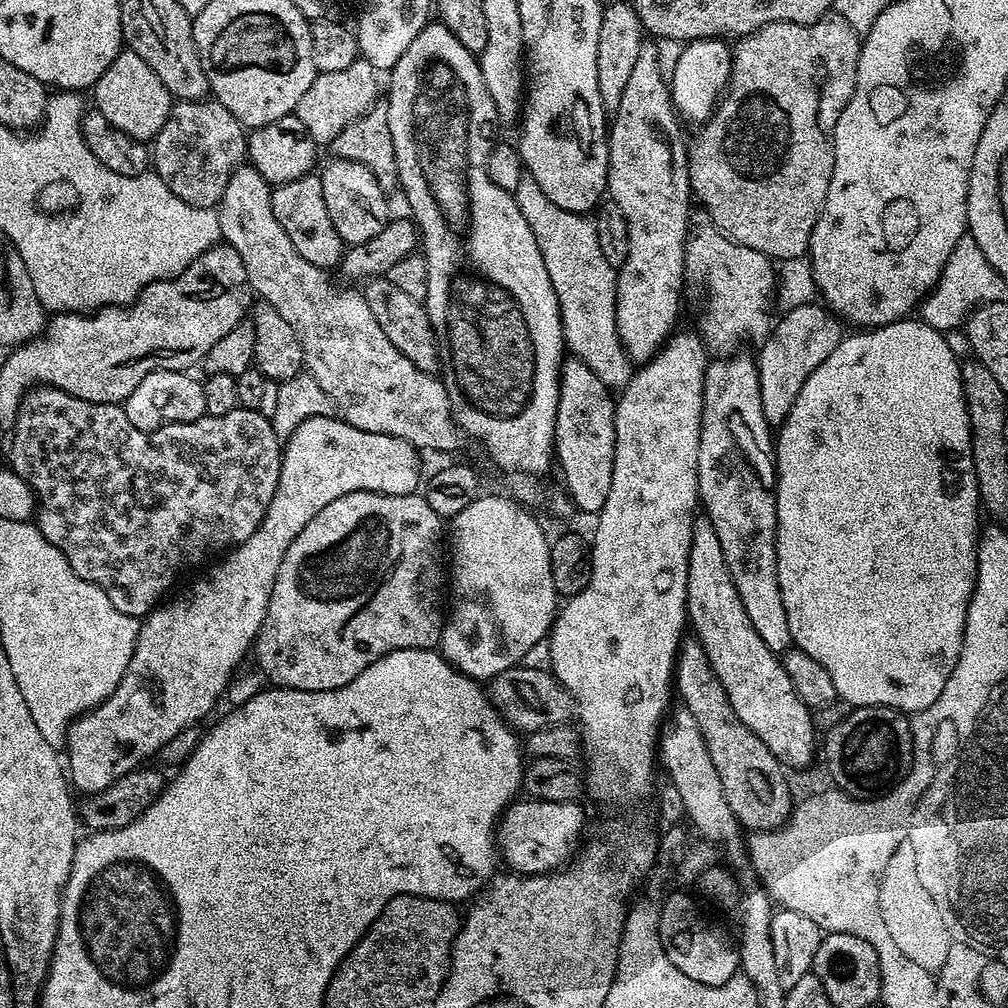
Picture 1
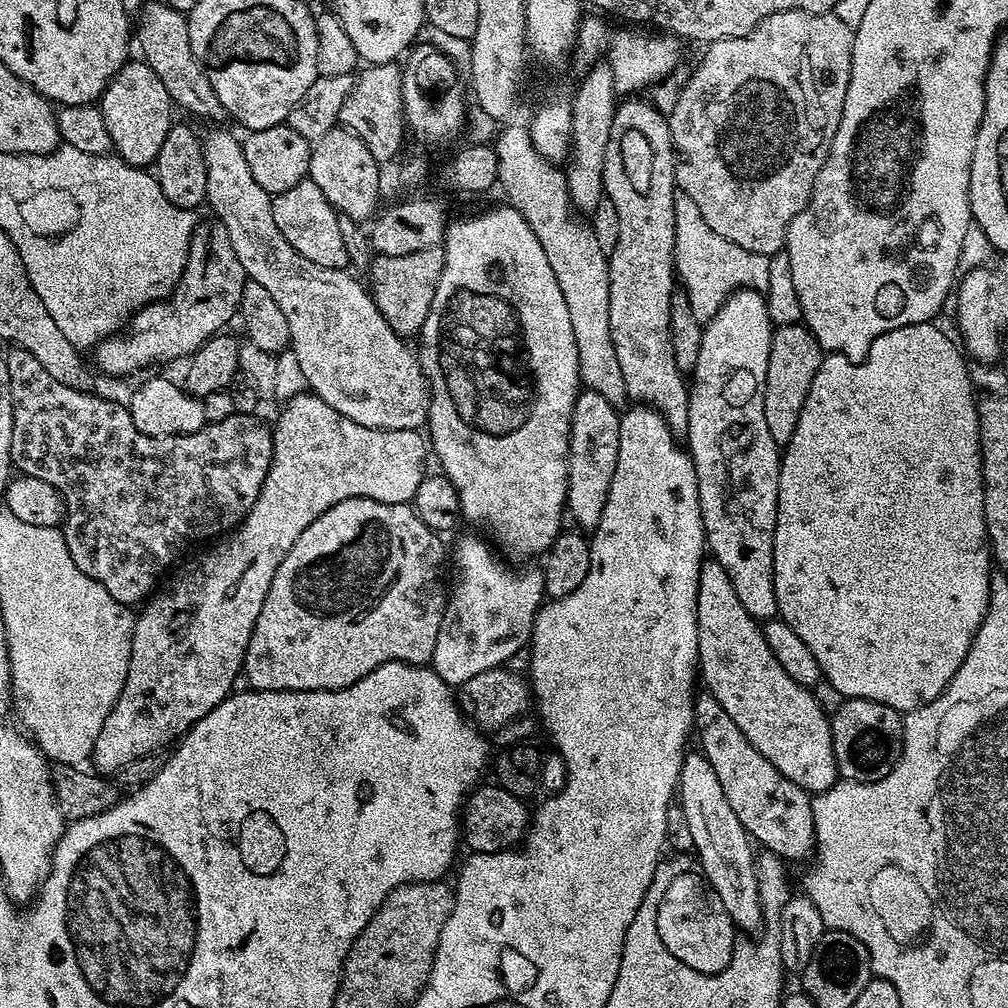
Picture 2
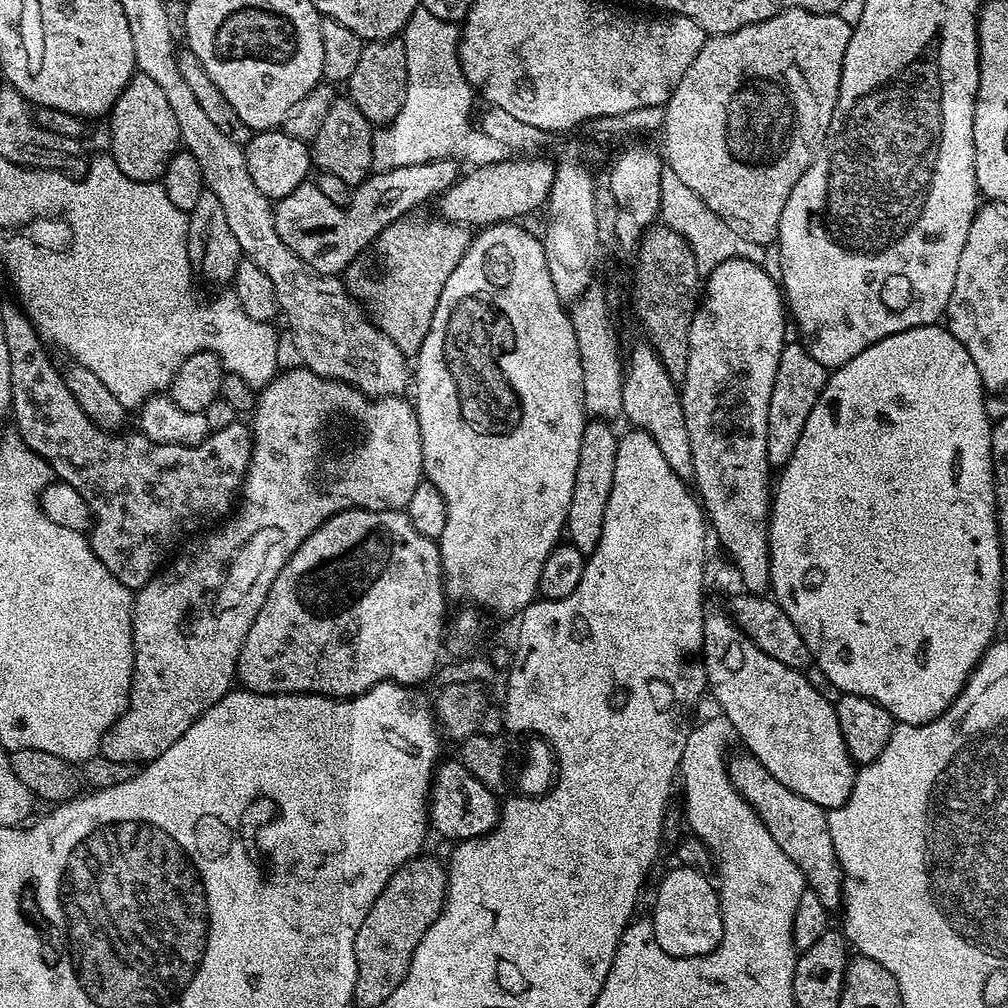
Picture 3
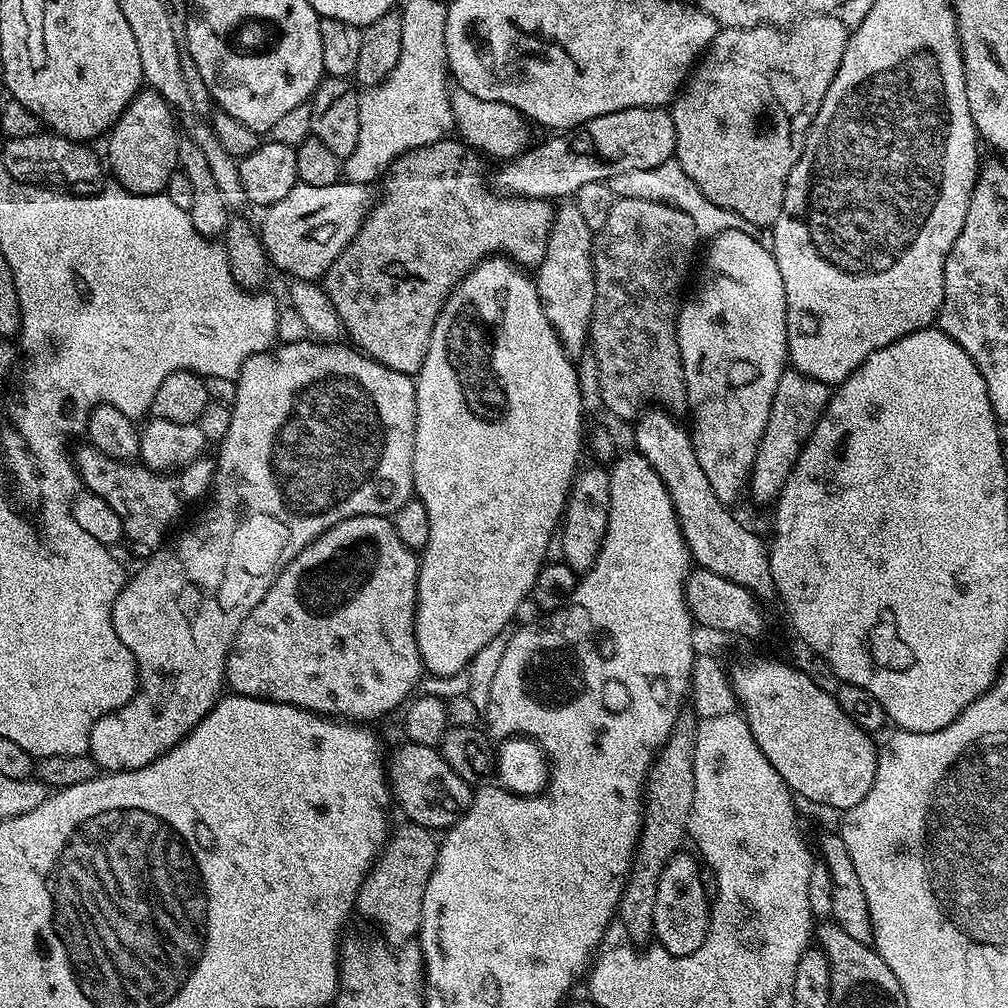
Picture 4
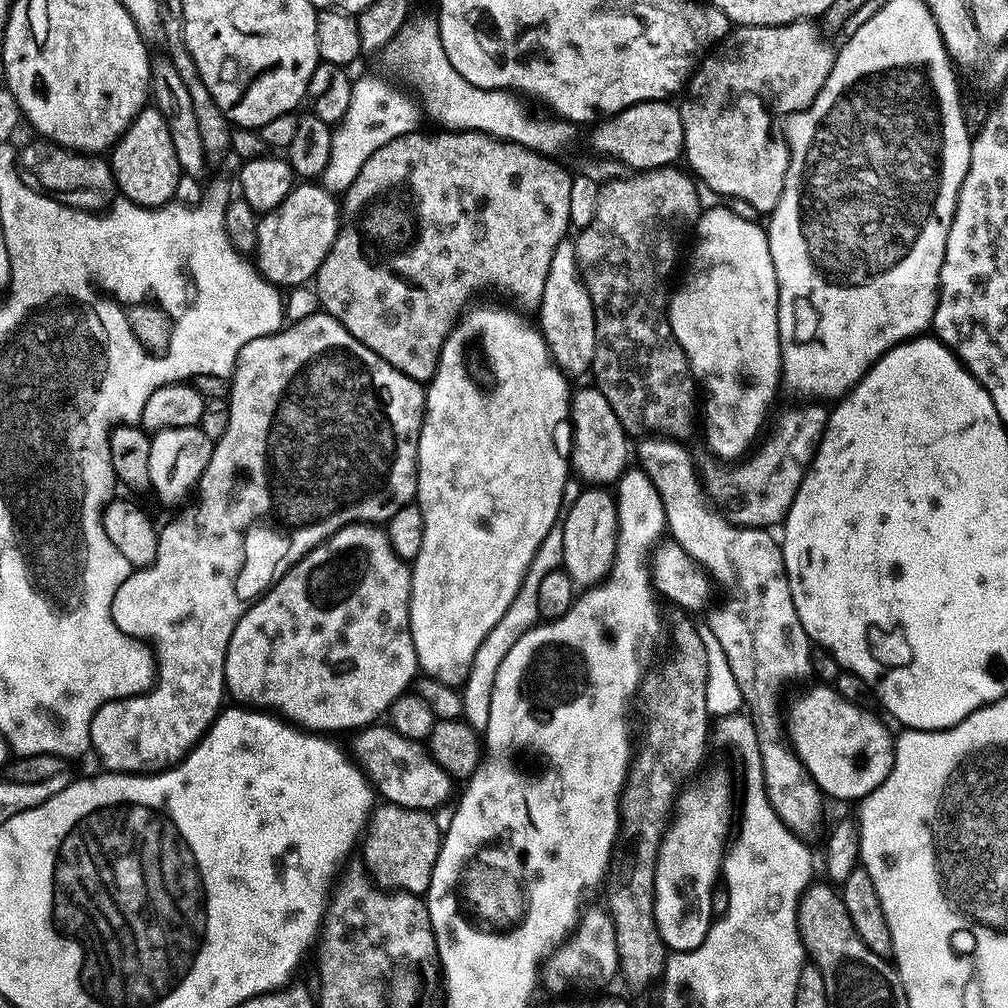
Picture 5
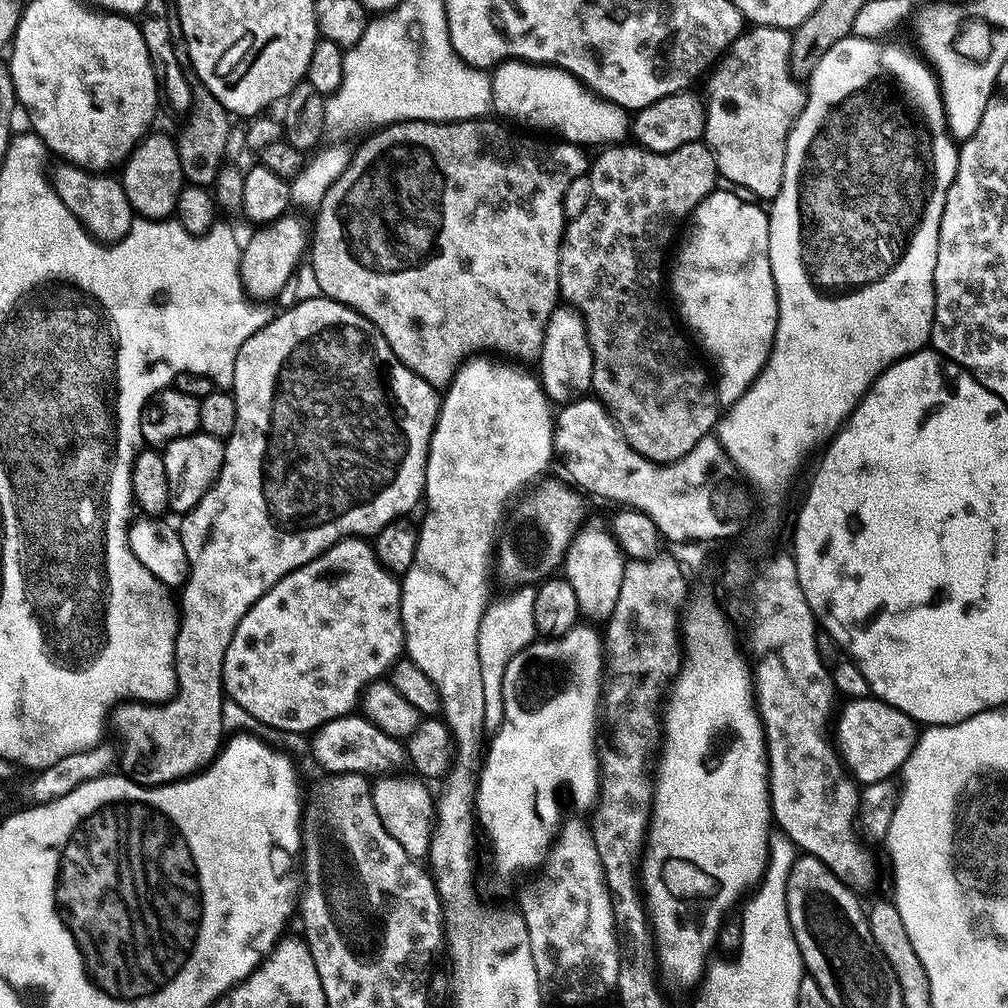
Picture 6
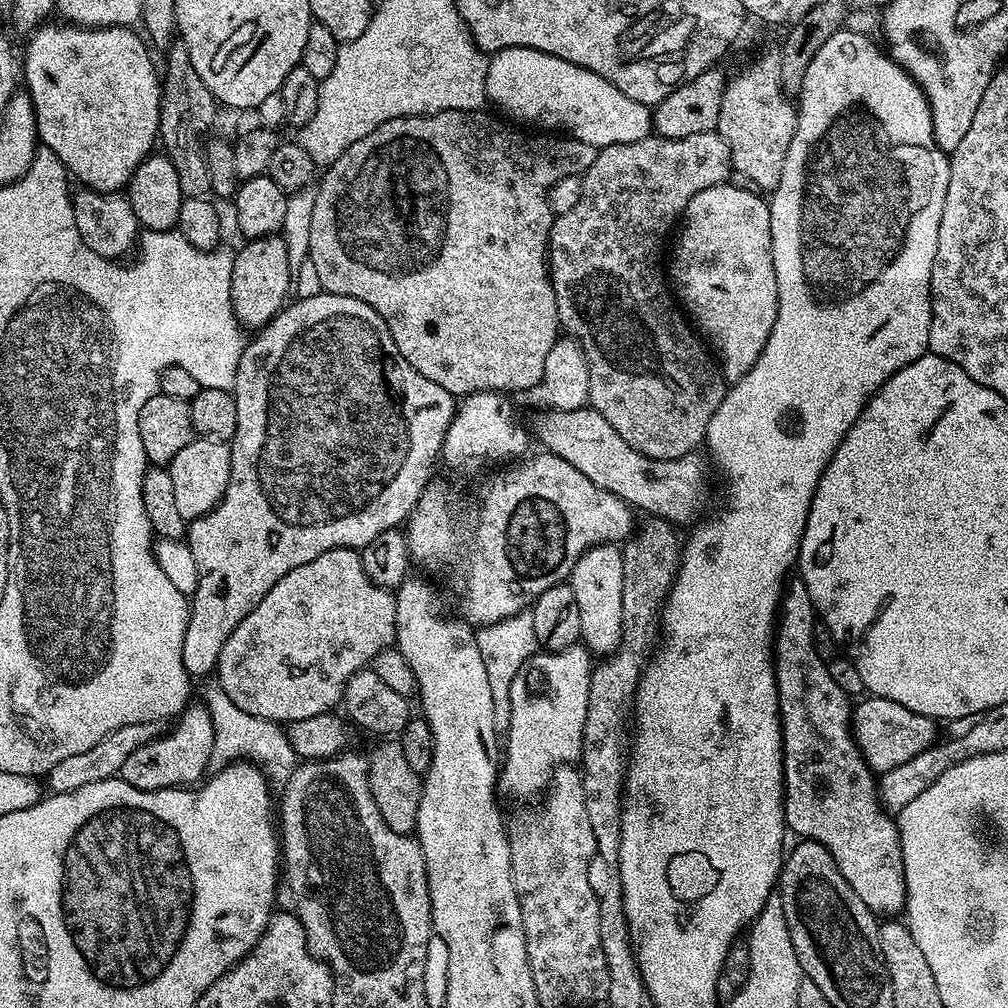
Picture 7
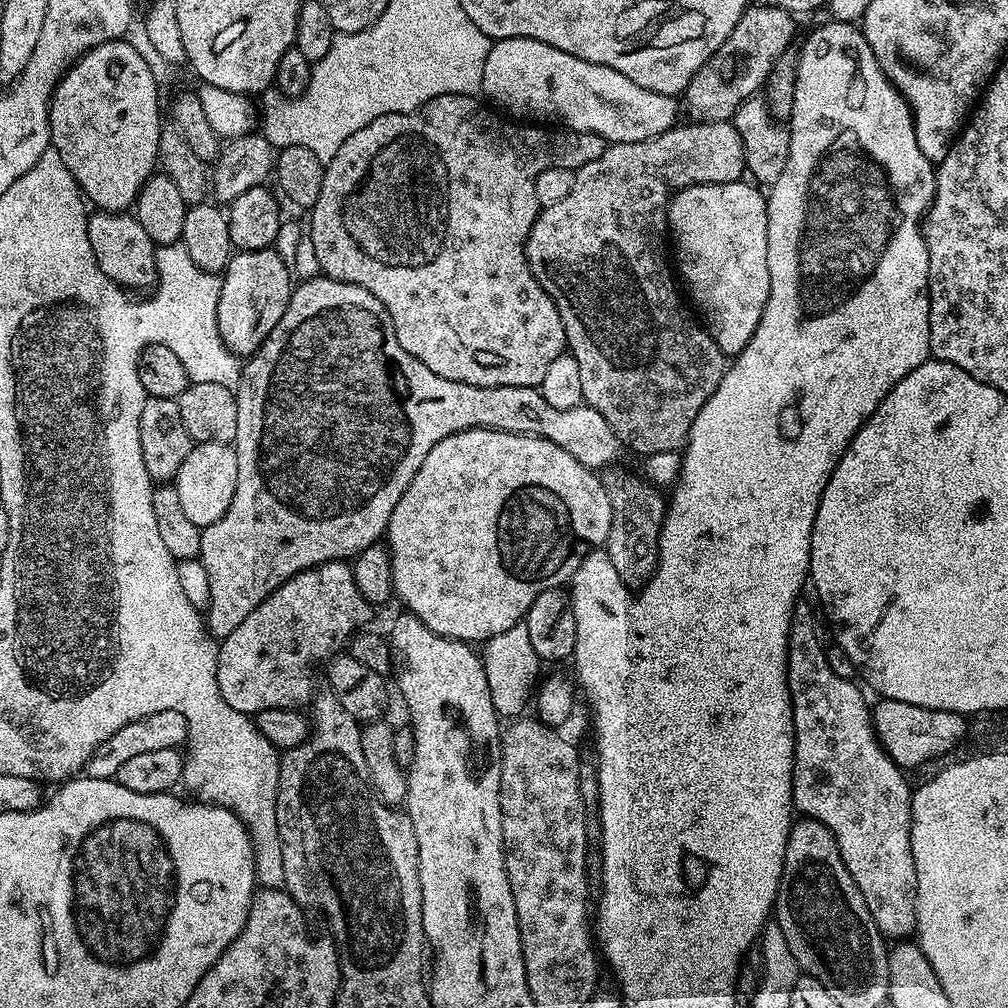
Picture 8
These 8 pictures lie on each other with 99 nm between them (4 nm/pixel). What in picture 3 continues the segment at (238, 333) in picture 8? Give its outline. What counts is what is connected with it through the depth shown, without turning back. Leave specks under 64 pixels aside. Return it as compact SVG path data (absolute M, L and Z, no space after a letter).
M449 158L429 160L427 164L398 166L385 172L373 171L367 180L355 185L347 207L333 204L316 188L315 183L306 182L298 186L294 194L286 194L286 198L275 201L274 226L282 242L286 242L286 246L290 246L302 262L323 276L336 276L343 273L349 262L364 251L375 236L382 234L386 226L409 215L415 204L426 201L430 196L436 198L443 194L458 179L456 168L457 161Z

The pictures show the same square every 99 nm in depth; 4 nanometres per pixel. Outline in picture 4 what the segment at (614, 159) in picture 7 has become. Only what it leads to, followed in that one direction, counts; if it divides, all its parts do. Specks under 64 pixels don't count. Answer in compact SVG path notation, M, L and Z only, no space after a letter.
M619 197L613 199L612 209L610 210L610 218L606 218L606 224L602 226L602 230L595 233L592 241L592 269L594 270L594 286L596 287L596 297L594 298L594 306L592 307L592 325L588 331L590 337L590 350L596 358L596 365L598 366L598 378L600 379L600 402L606 409L609 408L614 415L620 420L629 420L629 422L635 421L637 417L641 415L649 406L659 406L661 409L667 410L673 414L679 413L679 408L683 409L688 402L688 391L686 390L686 378L684 377L684 367L682 366L682 354L680 353L680 347L678 346L678 334L676 333L676 320L680 316L680 305L682 303L682 295L680 291L684 288L684 279L688 276L688 267L692 264L692 255L696 252L696 243L701 243L702 237L699 232L696 231L694 222L691 221L690 216L684 213L680 209L676 209L674 205L668 205L662 203L662 201L648 201L646 198L636 197Z

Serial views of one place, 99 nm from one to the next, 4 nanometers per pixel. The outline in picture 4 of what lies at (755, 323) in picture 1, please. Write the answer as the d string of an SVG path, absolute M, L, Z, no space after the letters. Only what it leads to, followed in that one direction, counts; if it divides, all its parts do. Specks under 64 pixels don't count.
M675 157L662 162L654 170L634 170L616 172L607 182L607 186L615 197L646 198L648 201L662 201L664 204L674 205L676 209L687 213L696 226L701 237L711 238L728 229L741 229L744 233L755 235L757 225L746 222L742 217L734 214L728 208L718 207L706 198L706 194L698 189L697 184L684 170Z

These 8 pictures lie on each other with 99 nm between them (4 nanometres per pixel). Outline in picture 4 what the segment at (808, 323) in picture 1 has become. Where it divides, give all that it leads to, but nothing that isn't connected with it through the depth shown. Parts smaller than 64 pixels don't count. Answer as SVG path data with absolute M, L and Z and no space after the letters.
M785 370L782 378L778 378L778 390L774 390L774 414L766 422L756 460L752 463L750 493L758 503L771 505L780 495L798 462L800 449L807 442L808 435L814 430L828 403L829 385L795 370Z

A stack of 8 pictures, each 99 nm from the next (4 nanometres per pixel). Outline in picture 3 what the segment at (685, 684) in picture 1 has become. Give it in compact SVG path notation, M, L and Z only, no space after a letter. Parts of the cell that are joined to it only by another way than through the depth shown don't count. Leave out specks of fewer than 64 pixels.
M741 754L727 761L728 777L732 784L746 798L746 802L762 818L764 825L774 837L774 842L782 846L789 855L794 866L802 870L805 885L818 894L822 906L829 910L839 909L844 903L844 871L838 862L838 854L834 850L834 838L830 838L828 812L822 806L810 802L810 798L802 798L794 790L782 786L778 778L770 774L754 757Z

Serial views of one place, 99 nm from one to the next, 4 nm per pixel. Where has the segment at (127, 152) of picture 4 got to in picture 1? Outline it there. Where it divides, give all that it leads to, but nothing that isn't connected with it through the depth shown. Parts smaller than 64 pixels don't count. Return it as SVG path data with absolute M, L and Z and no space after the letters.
M121 50L118 58L106 66L106 74L92 85L90 95L96 99L95 111L104 115L106 122L118 126L122 134L130 134L130 138L145 142L155 140L158 130L166 126L174 103L166 86L162 86L162 78L158 78L158 74L154 74L138 54L127 50Z

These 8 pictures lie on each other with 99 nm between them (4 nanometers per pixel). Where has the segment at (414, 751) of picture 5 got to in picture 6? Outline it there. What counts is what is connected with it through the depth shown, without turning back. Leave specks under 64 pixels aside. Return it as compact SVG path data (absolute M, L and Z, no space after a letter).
M349 714L334 718L316 729L312 740L312 756L325 768L325 773L353 772L369 778L384 778L399 773L406 764L406 748L401 741L378 730L363 714Z

